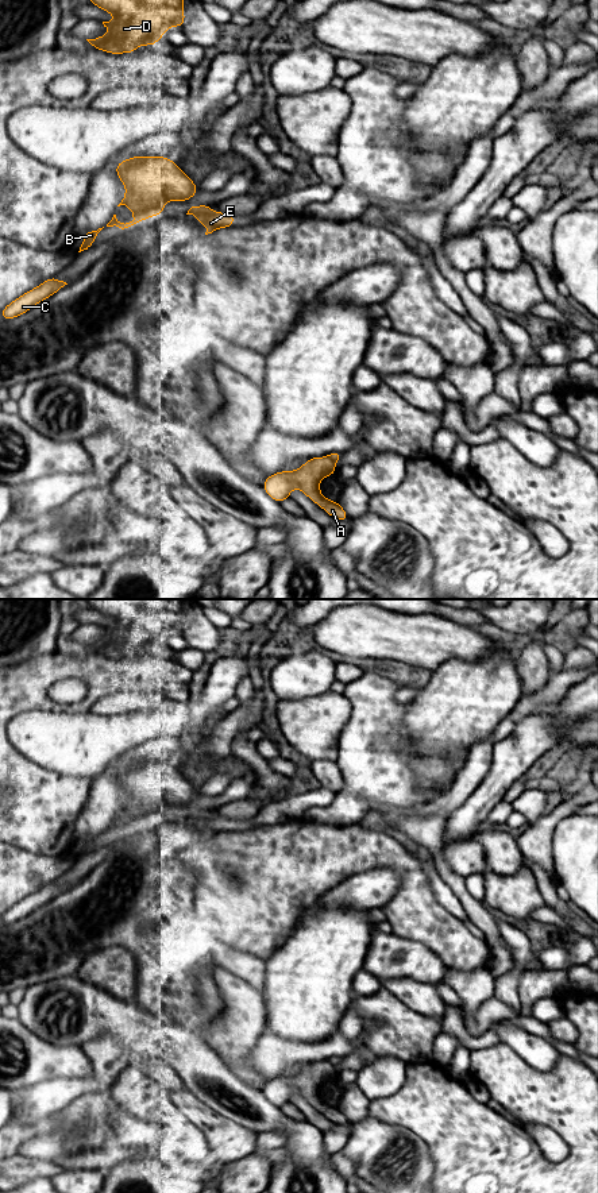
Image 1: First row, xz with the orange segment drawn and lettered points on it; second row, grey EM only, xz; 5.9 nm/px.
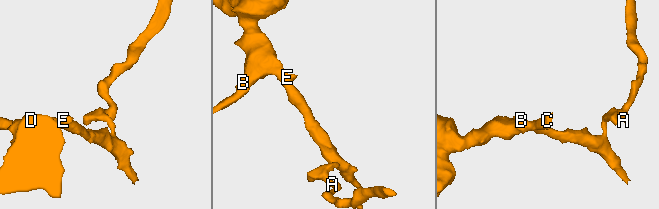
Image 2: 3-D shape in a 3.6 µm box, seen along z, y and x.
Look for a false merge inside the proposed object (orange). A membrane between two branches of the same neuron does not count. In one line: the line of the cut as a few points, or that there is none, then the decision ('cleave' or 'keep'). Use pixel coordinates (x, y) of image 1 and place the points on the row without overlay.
cut in xz along (327, 1060), (334, 1068); cleave

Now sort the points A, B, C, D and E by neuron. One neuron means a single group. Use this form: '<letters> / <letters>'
A / B C D E

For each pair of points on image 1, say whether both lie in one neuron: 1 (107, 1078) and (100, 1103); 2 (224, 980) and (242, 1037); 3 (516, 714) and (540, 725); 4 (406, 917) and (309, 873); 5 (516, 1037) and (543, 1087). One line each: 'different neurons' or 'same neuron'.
1: different neurons
2: same neuron
3: different neurons
4: same neuron
5: different neurons

